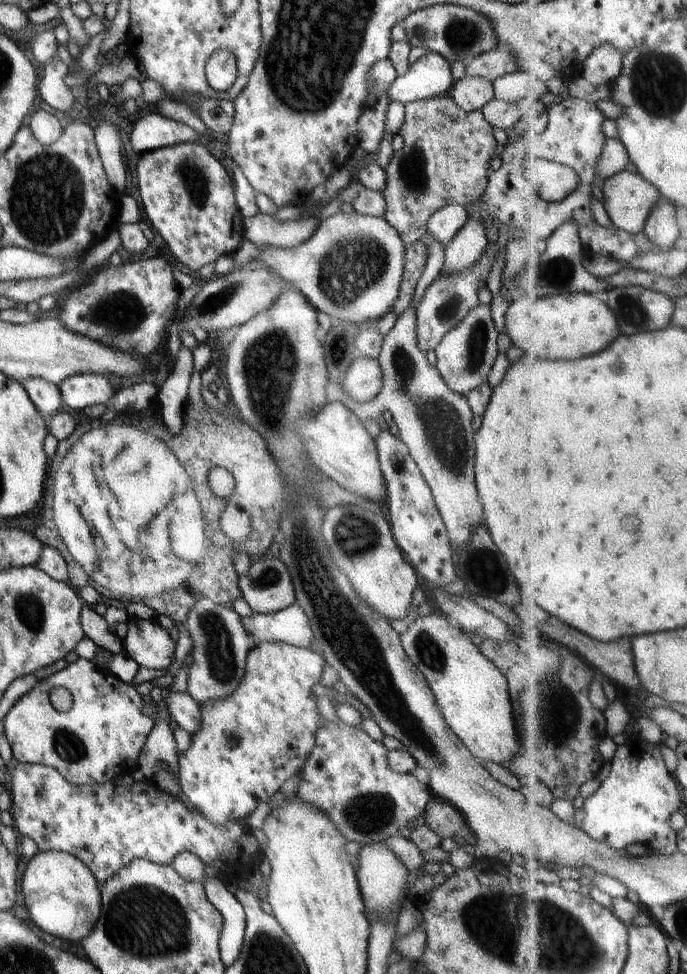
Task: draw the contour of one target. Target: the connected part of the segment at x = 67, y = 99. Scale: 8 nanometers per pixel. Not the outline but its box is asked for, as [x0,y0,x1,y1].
[37,55,76,112]

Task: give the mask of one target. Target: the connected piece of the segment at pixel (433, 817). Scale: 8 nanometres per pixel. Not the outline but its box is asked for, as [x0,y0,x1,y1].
[420,795,467,839]

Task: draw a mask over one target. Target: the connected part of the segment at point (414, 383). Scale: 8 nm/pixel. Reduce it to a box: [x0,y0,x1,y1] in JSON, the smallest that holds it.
[343,304,483,556]

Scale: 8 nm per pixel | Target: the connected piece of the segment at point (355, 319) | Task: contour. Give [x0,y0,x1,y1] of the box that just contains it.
[231,211,406,325]

